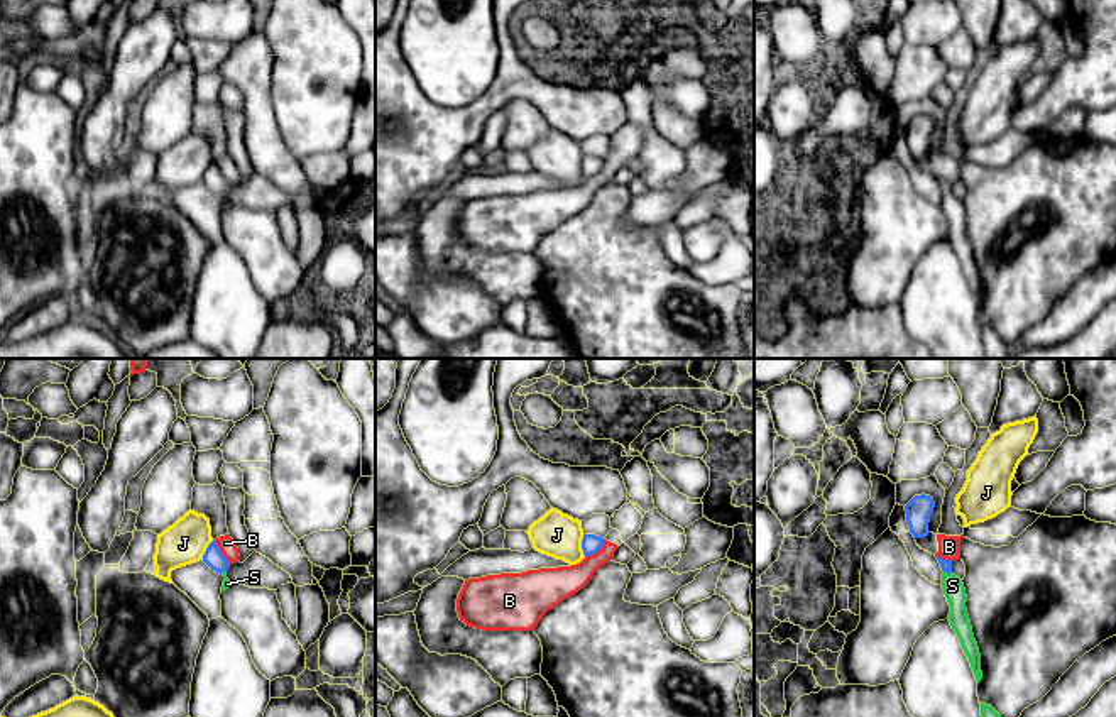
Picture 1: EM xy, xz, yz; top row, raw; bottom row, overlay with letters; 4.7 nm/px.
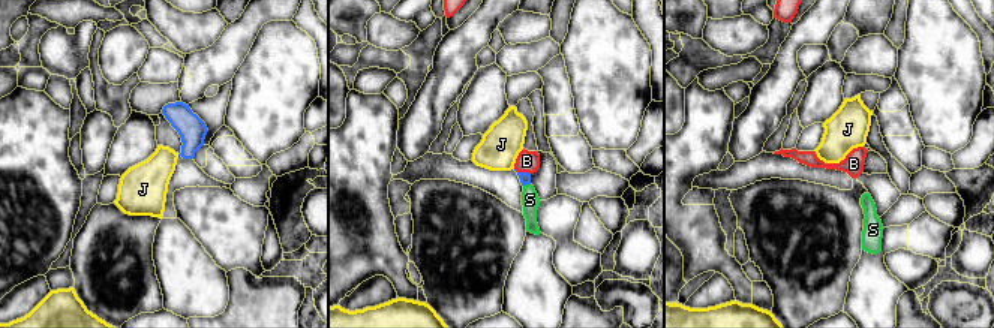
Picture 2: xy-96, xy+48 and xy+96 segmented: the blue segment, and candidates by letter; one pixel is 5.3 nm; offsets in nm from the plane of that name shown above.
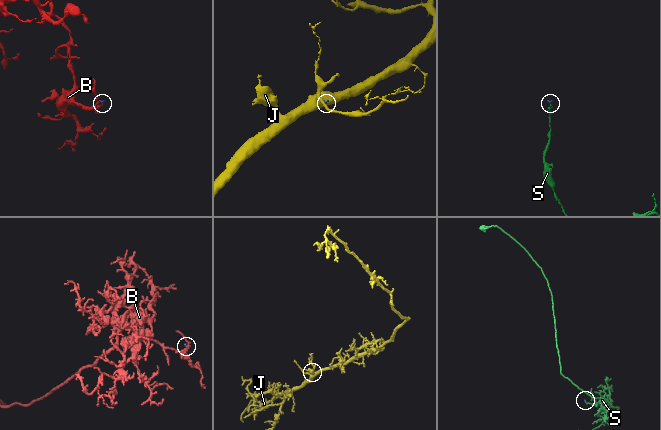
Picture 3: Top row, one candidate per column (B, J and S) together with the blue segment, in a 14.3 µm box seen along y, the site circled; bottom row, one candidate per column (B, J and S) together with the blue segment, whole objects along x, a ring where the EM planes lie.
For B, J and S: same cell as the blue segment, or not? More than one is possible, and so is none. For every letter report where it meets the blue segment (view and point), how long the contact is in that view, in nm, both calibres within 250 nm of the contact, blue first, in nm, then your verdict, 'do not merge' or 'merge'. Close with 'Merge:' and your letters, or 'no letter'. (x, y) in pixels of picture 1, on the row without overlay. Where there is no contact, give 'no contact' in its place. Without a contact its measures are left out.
B: contact xz (596, 173); length 130 nm; calibres 90 and 160 nm; do not merge
J: contact xz (582, 166); length 110 nm; calibres 90 and 220 nm; do not merge
S: contact yz (947, 193); length 40 nm; calibres 60 and 100 nm; merge
Merge: S

